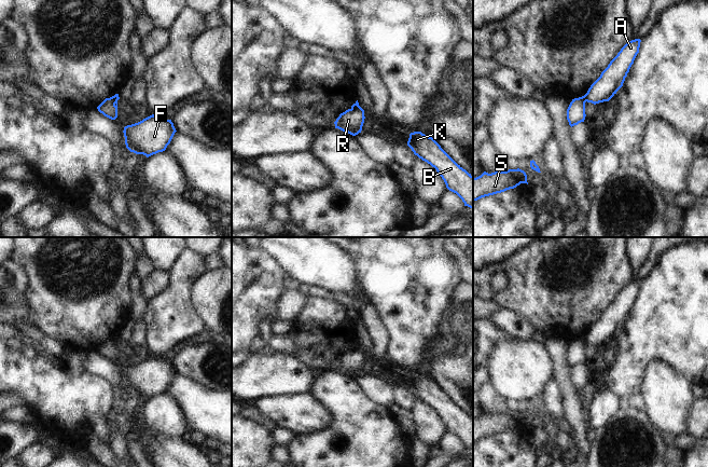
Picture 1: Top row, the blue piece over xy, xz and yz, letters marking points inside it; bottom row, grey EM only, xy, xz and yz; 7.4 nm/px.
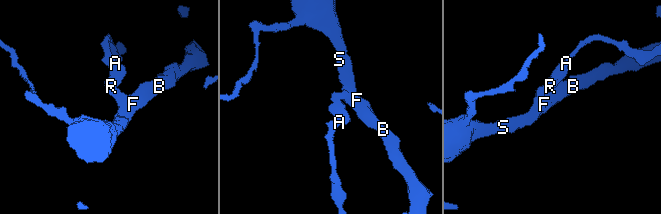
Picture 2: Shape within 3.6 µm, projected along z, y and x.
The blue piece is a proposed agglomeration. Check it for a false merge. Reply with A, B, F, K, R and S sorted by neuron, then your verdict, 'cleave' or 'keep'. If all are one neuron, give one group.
A R / B F K S | cleave

